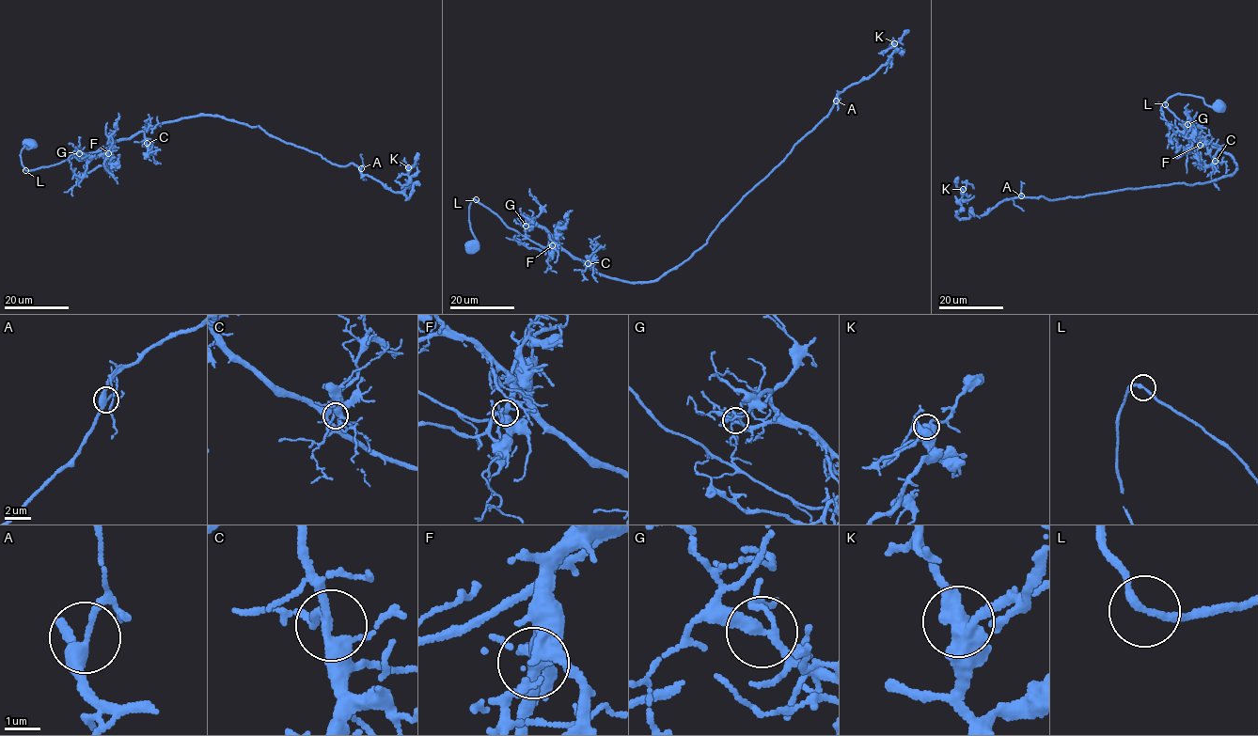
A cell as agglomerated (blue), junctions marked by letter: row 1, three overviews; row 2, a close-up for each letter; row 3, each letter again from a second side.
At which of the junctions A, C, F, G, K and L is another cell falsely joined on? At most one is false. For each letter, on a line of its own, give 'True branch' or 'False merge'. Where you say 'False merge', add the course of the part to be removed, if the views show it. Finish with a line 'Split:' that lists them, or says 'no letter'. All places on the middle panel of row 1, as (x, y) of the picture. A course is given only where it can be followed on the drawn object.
A: True branch
C: True branch
F: True branch
G: True branch
K: True branch
L: True branch
Split: no letter

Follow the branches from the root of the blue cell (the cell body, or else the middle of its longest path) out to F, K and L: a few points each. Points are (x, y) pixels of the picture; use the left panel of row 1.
F: (28, 146), (32, 148), (24, 147), (20, 156), (24, 168), (28, 170), (104, 149), (114, 142), (108, 153)
K: (28, 146), (28, 170), (215, 116), (352, 163), (406, 198), (408, 167)
L: (28, 146), (32, 148), (24, 147), (20, 156), (25, 170)

